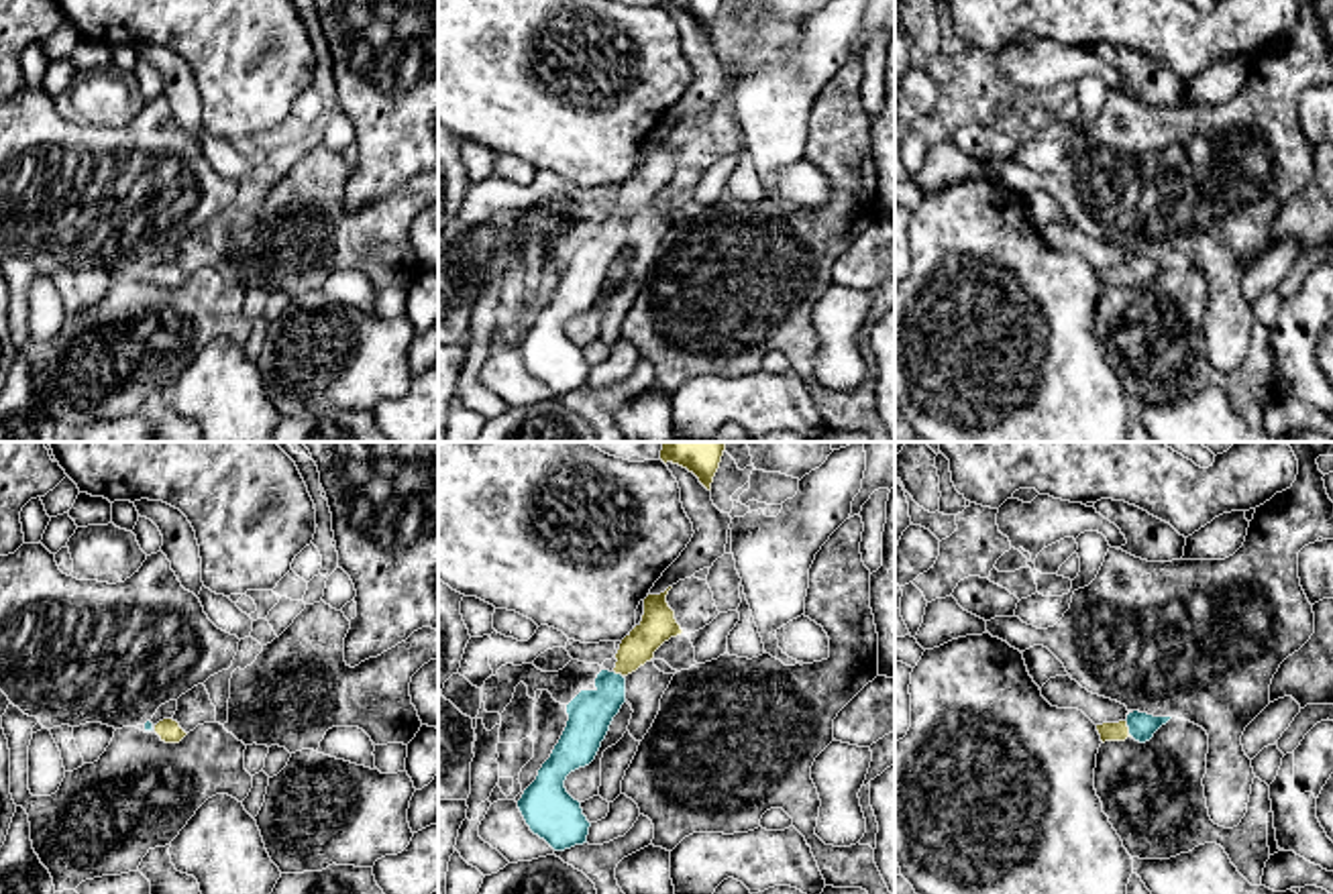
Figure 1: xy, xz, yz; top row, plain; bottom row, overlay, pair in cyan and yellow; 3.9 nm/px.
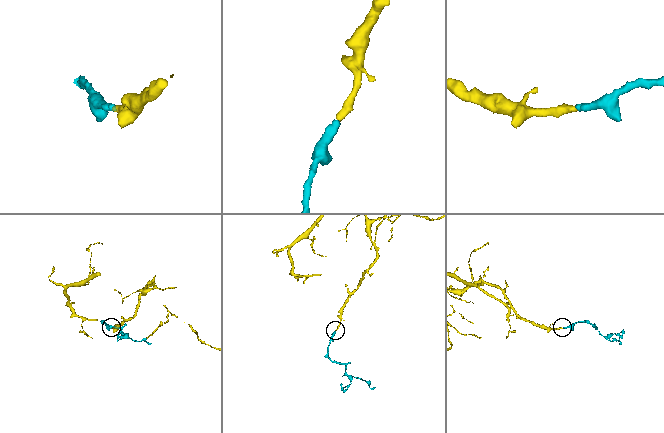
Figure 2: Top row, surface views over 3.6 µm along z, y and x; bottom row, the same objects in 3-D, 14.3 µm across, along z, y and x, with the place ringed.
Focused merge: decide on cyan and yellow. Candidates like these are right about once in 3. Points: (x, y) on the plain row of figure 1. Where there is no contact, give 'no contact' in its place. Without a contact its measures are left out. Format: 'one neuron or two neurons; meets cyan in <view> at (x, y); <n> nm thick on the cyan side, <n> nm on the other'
one neuron; meets cyan in yz at (1128, 269); 110 nm thick on the cyan side, 80 nm on the other

